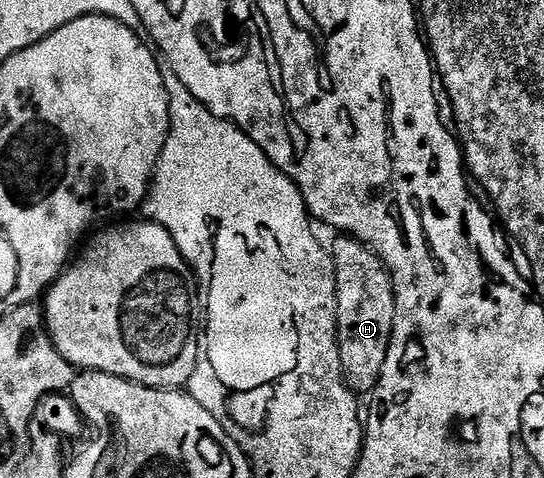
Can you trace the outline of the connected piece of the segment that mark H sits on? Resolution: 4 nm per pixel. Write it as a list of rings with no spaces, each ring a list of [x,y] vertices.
[[[347,234],[335,238],[337,240],[330,244],[330,255],[336,275],[336,337],[340,369],[351,392],[371,394],[386,362],[396,317],[392,277],[368,245]]]

